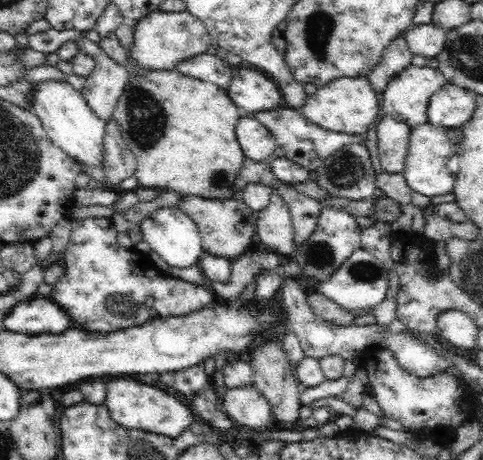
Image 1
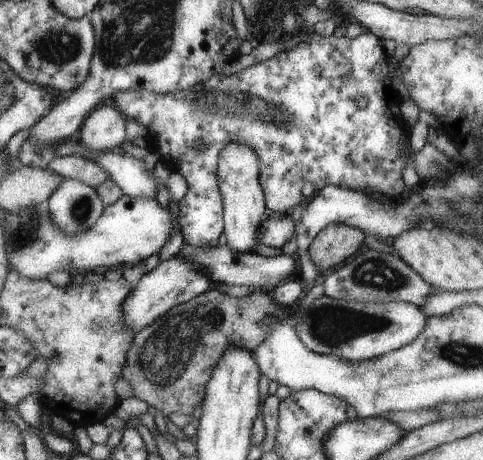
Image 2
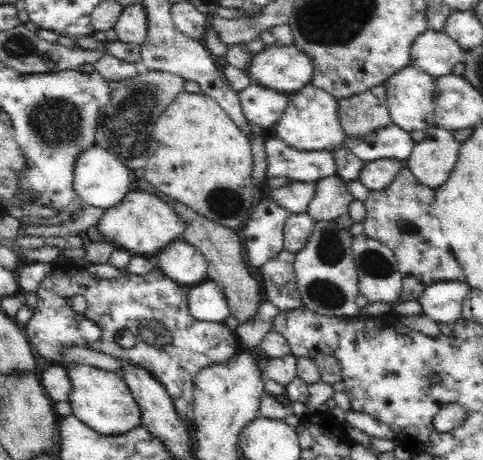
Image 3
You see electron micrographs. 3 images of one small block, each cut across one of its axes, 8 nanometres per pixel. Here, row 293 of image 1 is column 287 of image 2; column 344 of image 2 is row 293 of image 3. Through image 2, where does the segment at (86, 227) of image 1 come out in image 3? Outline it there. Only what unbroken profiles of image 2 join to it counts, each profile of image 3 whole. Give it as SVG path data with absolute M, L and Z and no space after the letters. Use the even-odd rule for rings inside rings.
M56 264L52 274L46 276L40 282L38 288L38 306L32 310L32 318L28 324L24 324L22 328L26 330L26 338L30 342L32 348L38 350L38 354L46 360L52 360L54 364L62 364L62 348L72 348L72 346L80 346L80 348L92 348L96 352L126 360L134 366L144 368L146 372L150 372L166 390L168 396L172 398L172 404L176 408L178 418L194 422L194 378L196 374L212 364L222 364L228 362L240 348L240 342L236 338L236 334L232 334L232 330L226 326L226 322L200 322L194 320L194 316L190 316L188 310L188 292L192 286L178 286L178 282L174 282L172 278L168 278L158 266L148 274L148 276L136 276L136 274L120 274L120 278L114 280L100 280L100 278L92 278L82 264ZM76 294L82 294L88 302L88 310L84 314L76 314L70 306L68 300ZM80 320L94 320L100 330L102 336L98 342L86 342L80 332L78 332L78 322ZM130 328L136 336L136 348L122 348L120 344L116 344L116 336L120 338L120 334Z

